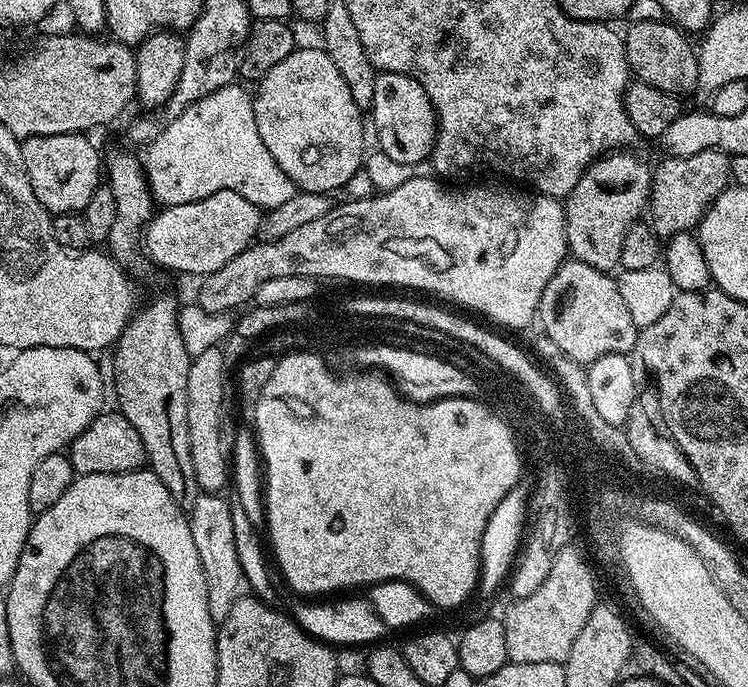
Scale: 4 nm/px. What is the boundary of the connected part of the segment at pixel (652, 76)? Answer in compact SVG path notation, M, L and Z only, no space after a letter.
M667 19L637 20L629 23L622 39L631 75L641 84L649 84L671 96L684 98L687 92L697 91L699 74L697 49L681 29Z

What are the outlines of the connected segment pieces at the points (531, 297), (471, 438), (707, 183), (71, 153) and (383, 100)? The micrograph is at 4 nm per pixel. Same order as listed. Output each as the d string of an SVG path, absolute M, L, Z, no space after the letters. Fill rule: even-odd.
M416 177L405 182L397 189L387 189L379 194L373 194L362 200L345 199L345 204L337 203L333 211L322 214L322 218L314 218L314 222L306 222L306 226L298 226L298 230L290 230L281 240L265 240L253 242L242 254L230 258L222 270L214 270L209 276L199 281L200 289L194 296L195 303L202 306L207 312L222 312L225 314L235 313L235 308L243 309L247 300L251 301L256 291L264 282L272 278L289 277L291 275L310 276L328 280L349 280L352 284L397 284L400 288L417 288L420 292L433 292L436 296L445 296L464 308L473 308L484 316L489 316L496 324L504 328L524 328L528 323L537 319L540 311L540 299L542 290L546 290L546 282L554 278L569 255L566 234L564 233L564 205L557 197L528 194L532 196L519 196L516 192L499 192L496 188L468 188L463 192L460 186L449 186L439 179L428 177Z
M293 350L287 354L281 355L274 366L274 375L270 378L270 382L266 382L266 390L262 390L262 398L258 398L254 415L256 415L256 430L254 429L255 439L258 441L258 452L262 457L262 472L266 477L266 531L268 530L267 539L270 541L270 552L276 555L276 564L280 567L280 572L284 575L284 580L290 587L304 598L324 598L329 594L327 592L338 592L340 594L343 588L362 588L367 589L376 583L384 583L387 580L404 580L410 583L437 609L440 608L456 608L459 604L464 604L468 600L468 595L477 591L477 580L480 577L480 543L482 542L483 530L490 521L490 516L494 512L494 508L498 506L498 502L506 497L511 491L512 476L516 476L516 452L512 452L512 440L508 440L508 432L504 432L504 424L500 424L500 420L492 420L492 416L488 416L488 412L484 412L484 408L476 408L476 403L472 398L467 396L459 396L458 398L446 398L445 400L433 400L430 404L417 404L407 397L401 395L400 389L388 376L377 374L372 370L360 370L355 374L357 376L335 376L328 369L328 364L323 360L323 355L317 354L315 351Z
M702 150L690 158L669 156L652 168L652 195L648 197L647 211L652 212L650 227L657 237L667 238L679 232L692 232L700 223L708 205L732 179L732 161L727 152Z
M83 132L31 136L20 145L22 162L30 178L30 186L38 202L50 214L83 213L86 202L94 198L94 190L102 184L102 152L88 141Z
M377 72L370 115L371 127L376 127L376 140L387 159L418 163L431 157L438 127L436 111L417 80L397 72Z

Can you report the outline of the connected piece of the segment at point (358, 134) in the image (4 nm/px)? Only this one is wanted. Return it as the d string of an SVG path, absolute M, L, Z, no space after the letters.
M297 47L295 52L286 54L286 58L282 58L282 62L278 62L278 66L274 66L266 75L259 77L257 88L254 88L252 97L252 105L254 106L254 122L258 125L258 135L262 137L262 142L266 145L266 150L270 150L274 162L278 162L278 166L282 166L282 170L286 175L296 183L297 189L302 192L322 192L325 194L336 194L336 191L343 189L352 179L356 172L361 171L364 160L364 124L366 128L366 120L362 117L362 110L358 106L358 102L354 102L354 97L350 94L350 89L346 86L346 82L334 66L334 62L330 62L330 58L324 53L323 47L304 48Z

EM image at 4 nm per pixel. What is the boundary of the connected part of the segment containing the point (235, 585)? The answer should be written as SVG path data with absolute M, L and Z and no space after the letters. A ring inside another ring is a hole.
M201 493L188 512L194 546L198 549L198 559L202 561L202 574L206 574L206 602L210 606L212 619L221 622L230 614L230 606L239 600L246 581L242 566L239 565L234 541L234 522L225 497L217 493Z

